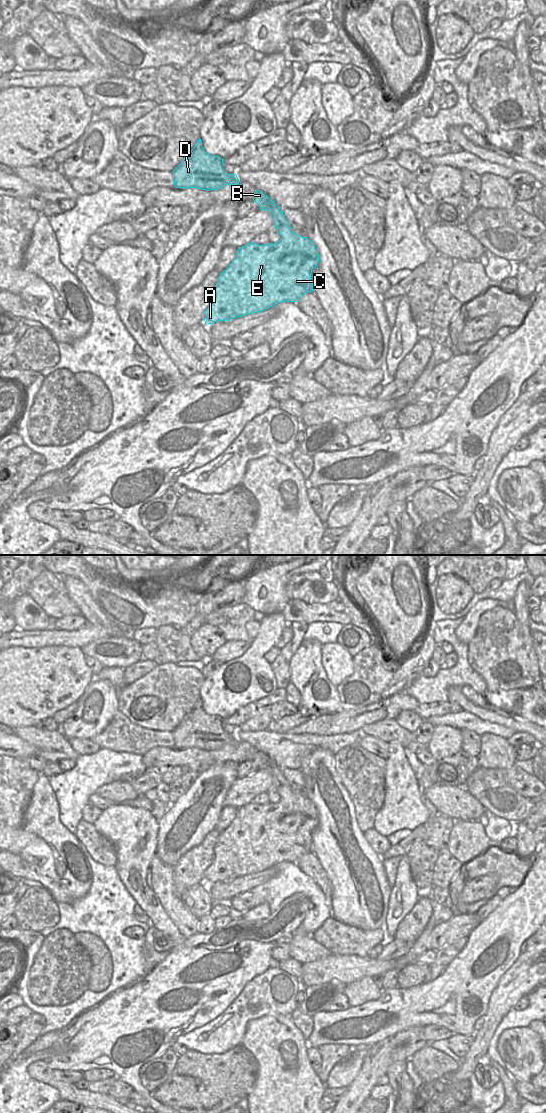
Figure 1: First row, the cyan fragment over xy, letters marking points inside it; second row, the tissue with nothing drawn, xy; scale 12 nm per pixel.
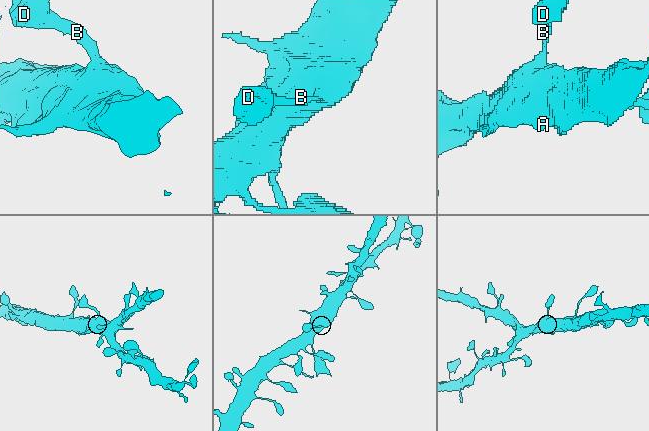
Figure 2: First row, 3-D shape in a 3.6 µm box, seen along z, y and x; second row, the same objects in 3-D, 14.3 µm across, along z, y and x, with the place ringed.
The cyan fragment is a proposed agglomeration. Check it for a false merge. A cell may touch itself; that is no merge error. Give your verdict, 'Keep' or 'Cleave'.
Keep

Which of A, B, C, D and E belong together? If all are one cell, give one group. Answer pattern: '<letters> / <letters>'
A B C D E

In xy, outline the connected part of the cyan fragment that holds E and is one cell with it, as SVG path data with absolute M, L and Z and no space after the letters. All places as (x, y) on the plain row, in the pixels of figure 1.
M257 750L253 761L259 765L260 770L268 770L271 773L273 784L279 794L279 801L274 804L263 805L250 802L238 808L232 823L220 833L217 839L213 863L203 873L206 886L217 881L230 881L247 874L262 872L280 862L297 862L304 854L313 851L311 833L319 823L318 809L309 798L299 796L292 791L290 784L283 775L282 768L268 755Z

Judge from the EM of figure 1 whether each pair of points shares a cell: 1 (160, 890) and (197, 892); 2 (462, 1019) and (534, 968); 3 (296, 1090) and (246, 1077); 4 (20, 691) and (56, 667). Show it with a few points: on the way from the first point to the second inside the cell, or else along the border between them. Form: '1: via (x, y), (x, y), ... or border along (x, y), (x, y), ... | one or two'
1: border along (179, 896), (181, 901), (194, 915) | two
2: border along (499, 979), (490, 996), (487, 1011), (483, 1015) | two
3: border along (254, 1056), (257, 1079), (246, 1097) | two
4: via (29, 684), (41, 681), (47, 675) | one

